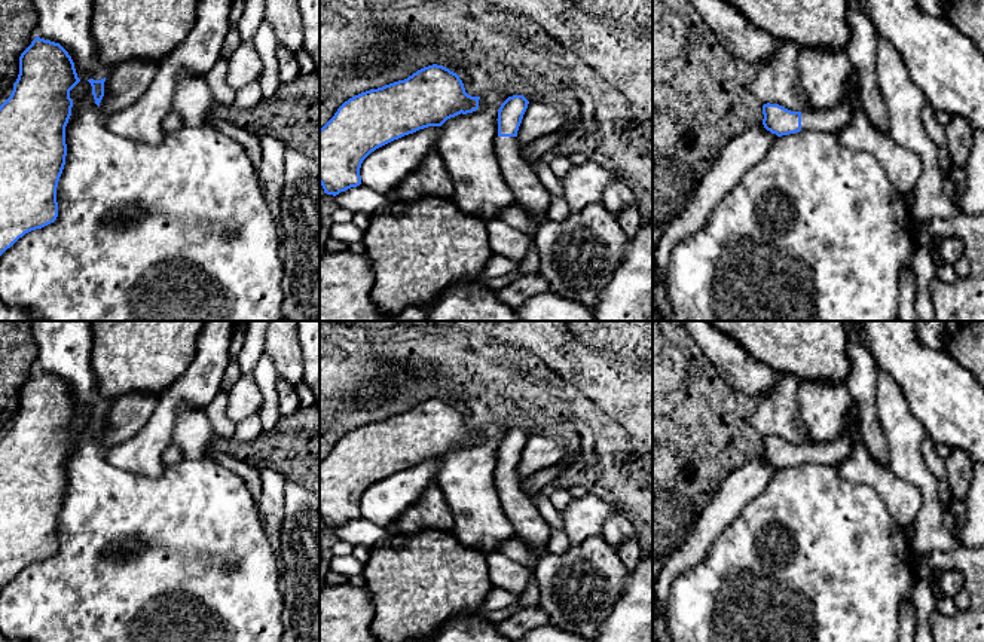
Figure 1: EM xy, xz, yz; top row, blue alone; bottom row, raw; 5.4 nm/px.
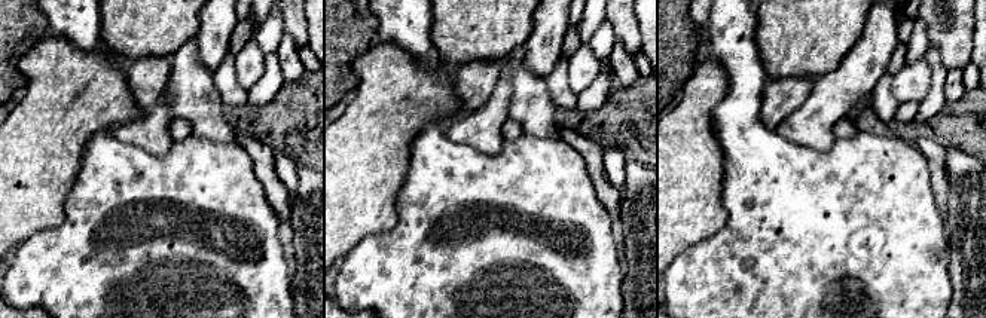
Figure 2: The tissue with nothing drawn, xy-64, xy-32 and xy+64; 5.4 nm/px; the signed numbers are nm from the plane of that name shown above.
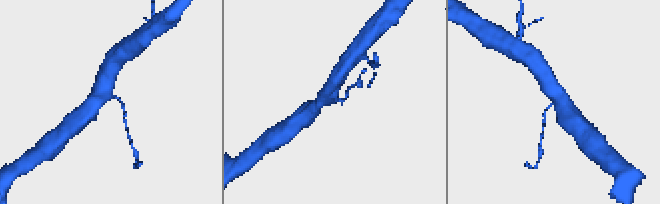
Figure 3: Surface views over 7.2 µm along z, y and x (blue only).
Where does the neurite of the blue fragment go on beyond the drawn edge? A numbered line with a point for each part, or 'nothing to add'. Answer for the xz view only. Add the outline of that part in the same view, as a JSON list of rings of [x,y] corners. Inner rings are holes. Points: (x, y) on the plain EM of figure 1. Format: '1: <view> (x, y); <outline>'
1: xz (529, 526); [[[498,470],[496,483],[502,510],[514,528],[516,538],[534,550],[547,551],[551,528],[535,507],[532,496],[522,489],[522,479],[517,471]]]

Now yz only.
1: yz (833, 454); [[[853,401],[849,412],[847,429],[829,443],[801,444],[801,464],[819,464],[835,468],[852,453],[850,431],[855,428],[859,432],[859,406]]]

